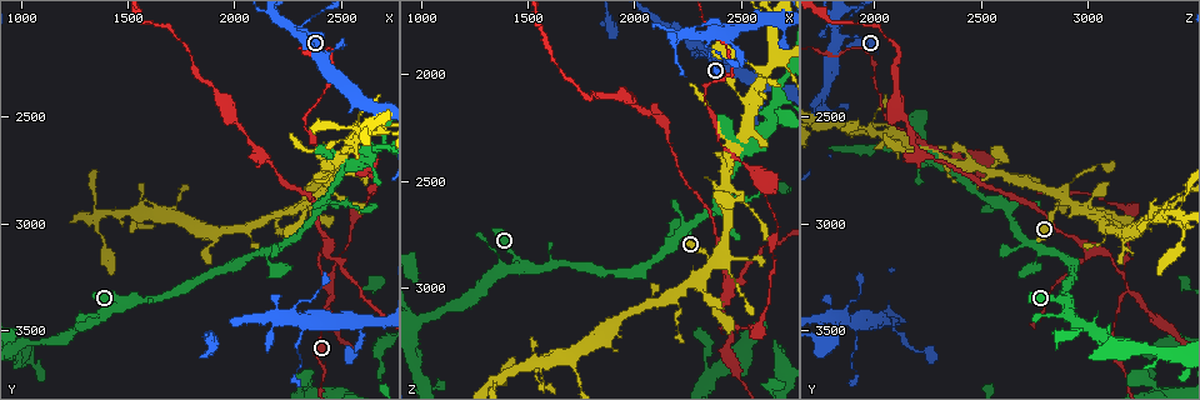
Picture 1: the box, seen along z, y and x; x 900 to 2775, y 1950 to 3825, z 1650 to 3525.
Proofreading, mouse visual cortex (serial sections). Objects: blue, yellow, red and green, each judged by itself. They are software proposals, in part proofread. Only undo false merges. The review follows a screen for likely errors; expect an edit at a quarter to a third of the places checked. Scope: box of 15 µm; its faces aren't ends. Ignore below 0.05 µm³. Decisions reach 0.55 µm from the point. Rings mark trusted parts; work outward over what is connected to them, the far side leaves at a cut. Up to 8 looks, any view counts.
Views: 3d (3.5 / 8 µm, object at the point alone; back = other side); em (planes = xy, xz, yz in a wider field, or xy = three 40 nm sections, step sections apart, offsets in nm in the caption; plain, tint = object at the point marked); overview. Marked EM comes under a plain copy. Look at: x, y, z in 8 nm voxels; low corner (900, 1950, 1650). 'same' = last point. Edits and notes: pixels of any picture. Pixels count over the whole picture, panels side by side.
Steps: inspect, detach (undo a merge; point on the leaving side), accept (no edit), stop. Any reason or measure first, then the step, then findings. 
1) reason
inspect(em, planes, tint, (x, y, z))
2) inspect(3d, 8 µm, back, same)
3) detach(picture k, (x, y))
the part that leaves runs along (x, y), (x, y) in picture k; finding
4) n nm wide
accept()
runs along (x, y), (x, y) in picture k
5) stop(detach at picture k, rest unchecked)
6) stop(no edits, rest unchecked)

sharp bend
inspect(3d, 3.5 µm, (2430, 3280, 3190))

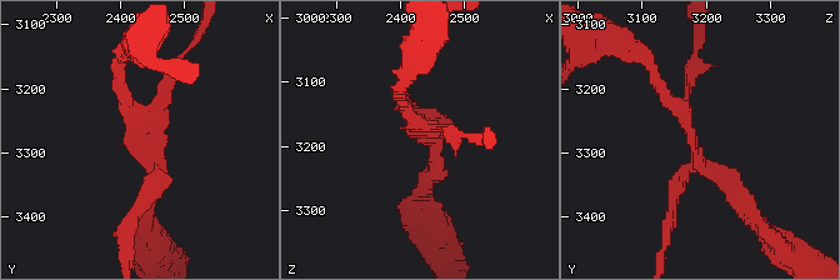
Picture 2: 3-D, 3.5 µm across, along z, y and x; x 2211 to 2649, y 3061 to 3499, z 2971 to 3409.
4 arms; arms of 150, 150, 200, 200 nm; need the tissue
inspect(em, planes, tint, (2440, 3290, 3185))

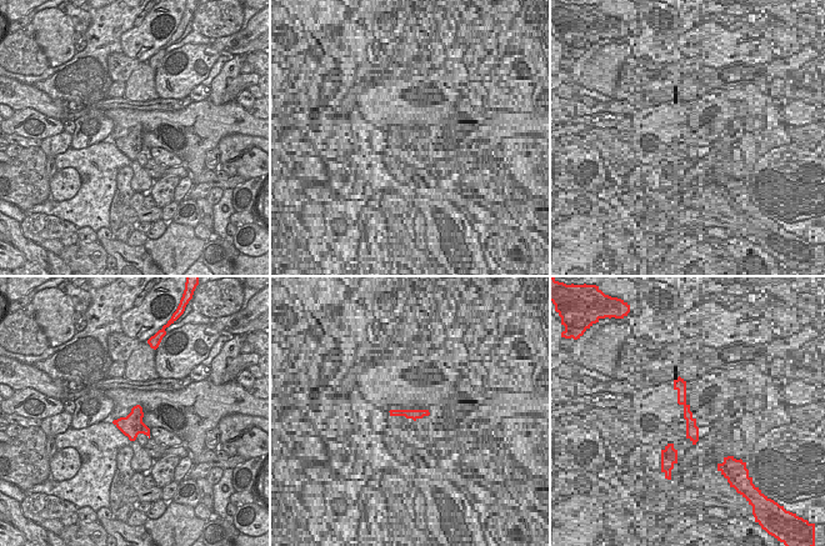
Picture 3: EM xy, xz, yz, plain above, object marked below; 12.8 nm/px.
detach(picture 2, (729, 190))
the part that leaves runs along (691, 161), (685, 116), (650, 66) in picture 2; a second cell is stuck on

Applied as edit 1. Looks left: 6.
inspect(overview)

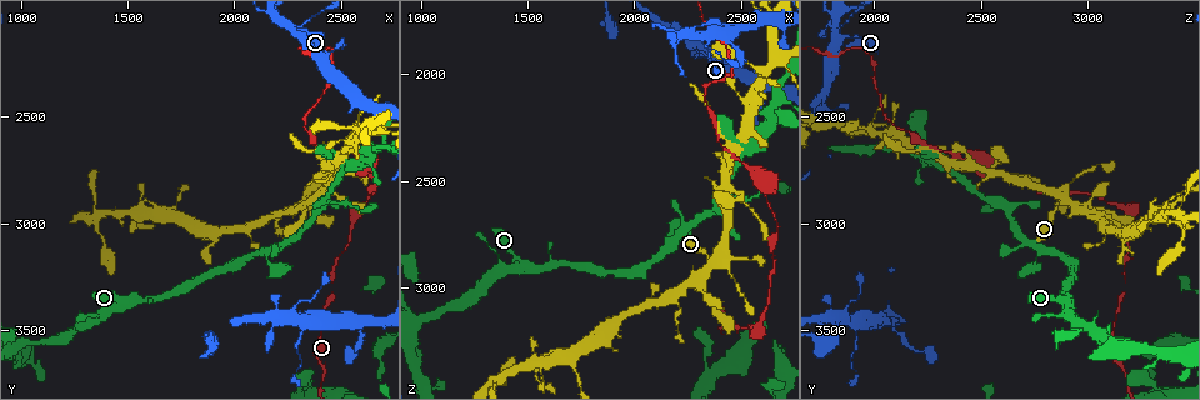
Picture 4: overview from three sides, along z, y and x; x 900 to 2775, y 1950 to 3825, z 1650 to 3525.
a narrow waist
inspect(3d, 3.5 µm, (2340, 2150, 1830))

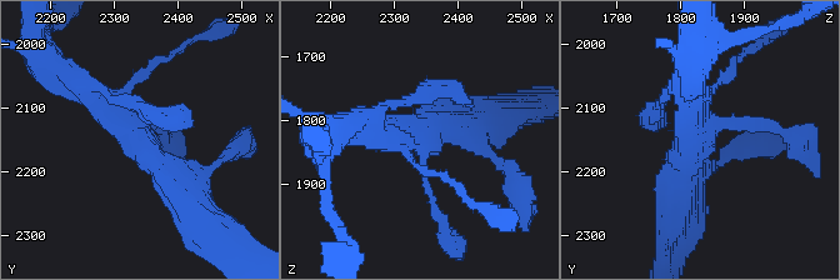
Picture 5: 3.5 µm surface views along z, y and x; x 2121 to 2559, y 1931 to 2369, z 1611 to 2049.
inspect(em, xy, step 5, tint, (2345, 2145, 1835))

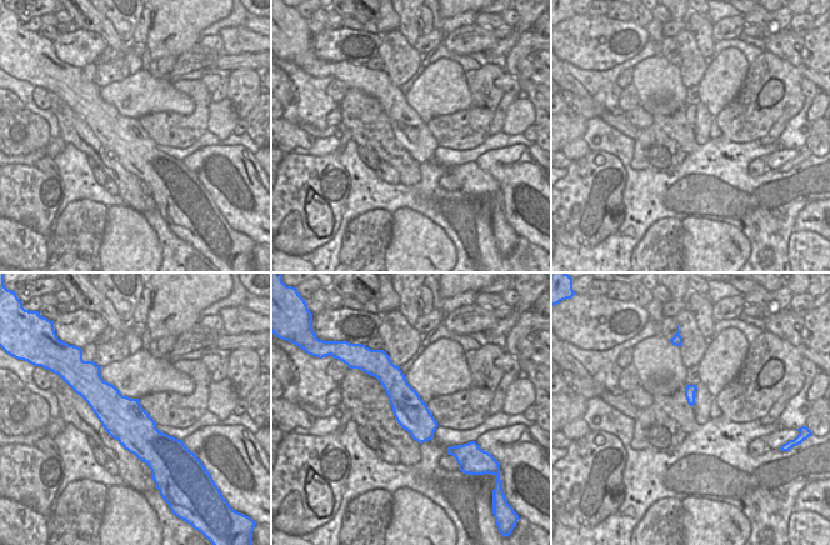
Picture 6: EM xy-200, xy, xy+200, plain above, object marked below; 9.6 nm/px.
accept()
runs along (778, 129), (704, 129), (681, 198) in picture 5; all the same cell

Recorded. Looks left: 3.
three-way junction
inspect(3d, 8 µm, (2340, 2910, 2860))

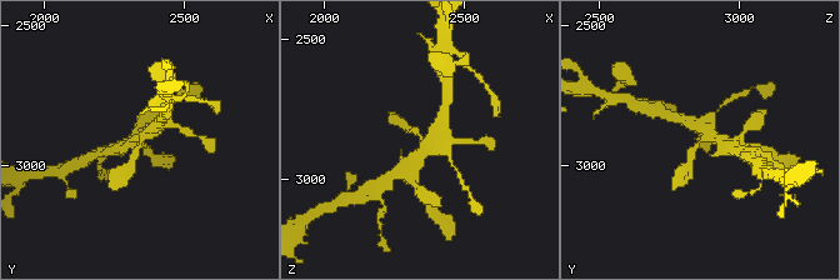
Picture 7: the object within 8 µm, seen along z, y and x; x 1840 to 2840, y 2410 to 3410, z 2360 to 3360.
inspect(3d, 3.5 µm, back, (2340, 2910, 2870))

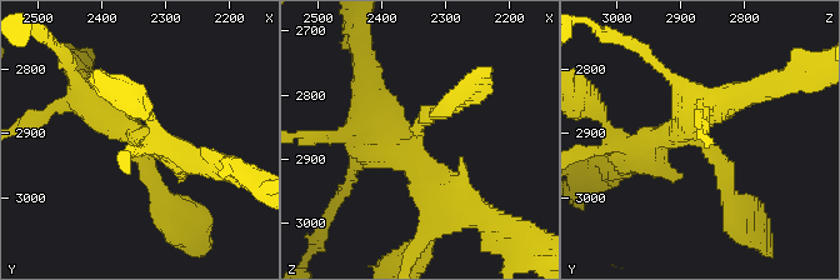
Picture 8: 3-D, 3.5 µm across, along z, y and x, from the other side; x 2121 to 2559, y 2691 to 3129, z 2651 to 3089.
shape alone is not enough
inspect(em, planes, tint, (2340, 2910, 2865))

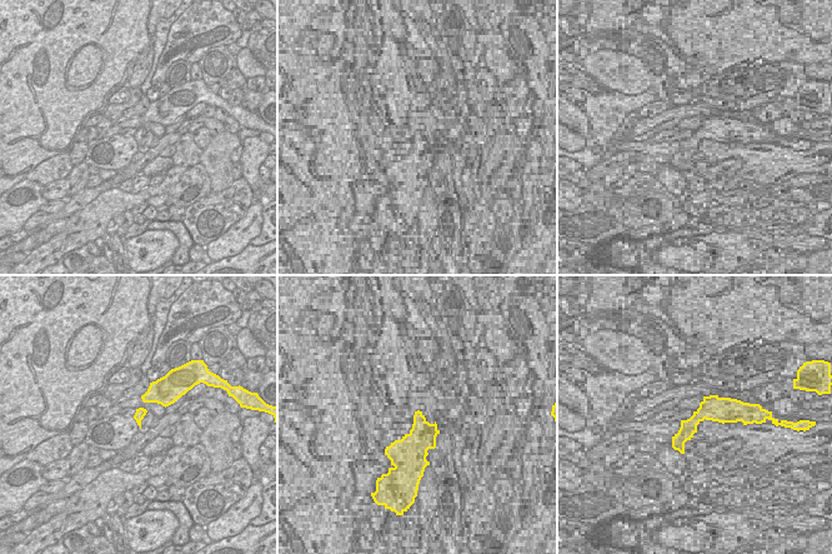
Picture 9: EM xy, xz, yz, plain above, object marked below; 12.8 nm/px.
3 arms
accept()
runs along (173, 206), (138, 138), (99, 106) in picture 8; all the same cell

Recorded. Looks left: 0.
stop(detach at picture 2, rest unchecked)

